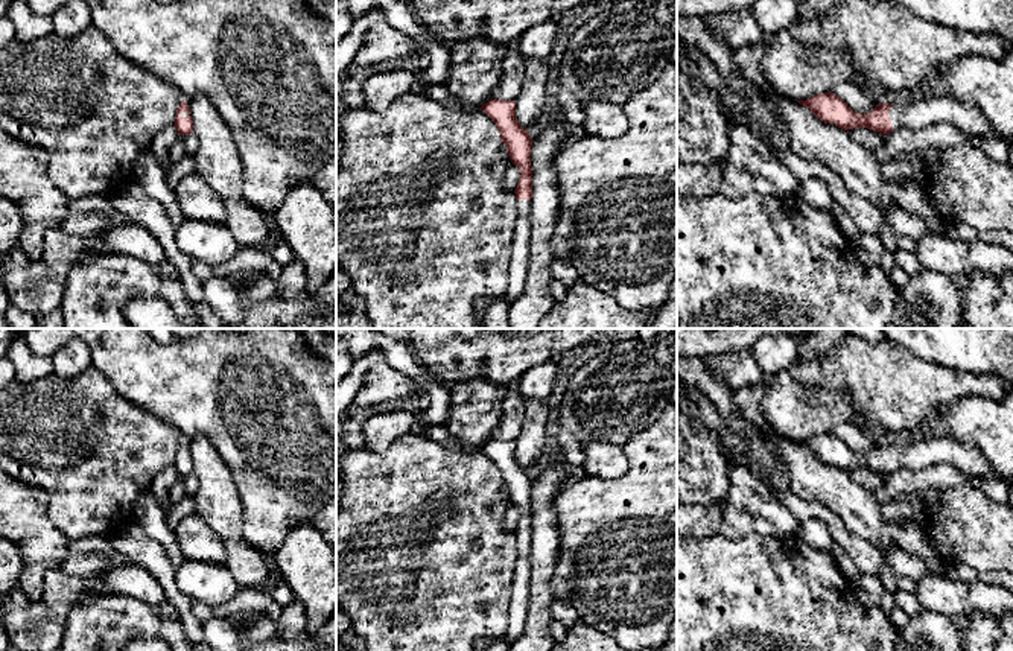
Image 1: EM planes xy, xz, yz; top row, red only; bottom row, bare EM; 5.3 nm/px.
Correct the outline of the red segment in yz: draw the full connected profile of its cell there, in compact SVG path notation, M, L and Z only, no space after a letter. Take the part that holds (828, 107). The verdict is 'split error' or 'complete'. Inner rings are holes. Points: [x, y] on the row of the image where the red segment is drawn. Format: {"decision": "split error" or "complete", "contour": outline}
{"decision": "split error", "contour": "M820 93L797 102L809 108L821 122L844 131L867 128L888 135L897 129L949 123L973 135L996 135L984 114L966 99L913 99L896 94L893 103L879 103L867 114L855 113L835 93Z"}

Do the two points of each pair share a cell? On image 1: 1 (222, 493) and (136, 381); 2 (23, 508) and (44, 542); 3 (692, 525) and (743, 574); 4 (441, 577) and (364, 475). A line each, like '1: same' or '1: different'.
1: different
2: same
3: different
4: same

